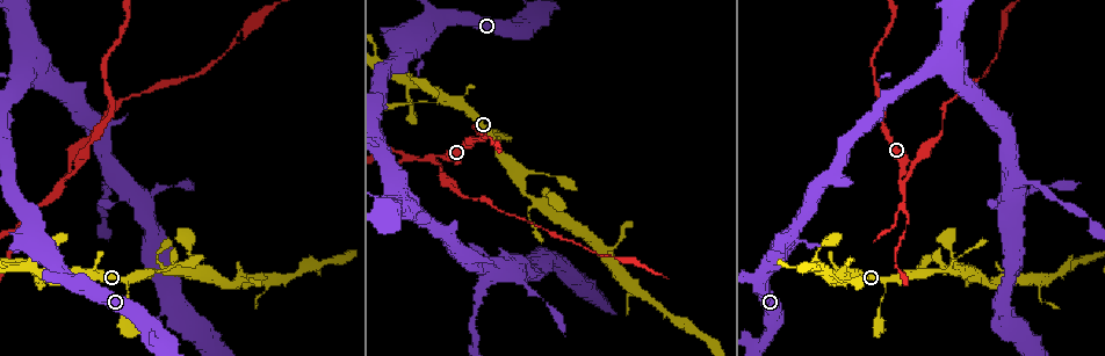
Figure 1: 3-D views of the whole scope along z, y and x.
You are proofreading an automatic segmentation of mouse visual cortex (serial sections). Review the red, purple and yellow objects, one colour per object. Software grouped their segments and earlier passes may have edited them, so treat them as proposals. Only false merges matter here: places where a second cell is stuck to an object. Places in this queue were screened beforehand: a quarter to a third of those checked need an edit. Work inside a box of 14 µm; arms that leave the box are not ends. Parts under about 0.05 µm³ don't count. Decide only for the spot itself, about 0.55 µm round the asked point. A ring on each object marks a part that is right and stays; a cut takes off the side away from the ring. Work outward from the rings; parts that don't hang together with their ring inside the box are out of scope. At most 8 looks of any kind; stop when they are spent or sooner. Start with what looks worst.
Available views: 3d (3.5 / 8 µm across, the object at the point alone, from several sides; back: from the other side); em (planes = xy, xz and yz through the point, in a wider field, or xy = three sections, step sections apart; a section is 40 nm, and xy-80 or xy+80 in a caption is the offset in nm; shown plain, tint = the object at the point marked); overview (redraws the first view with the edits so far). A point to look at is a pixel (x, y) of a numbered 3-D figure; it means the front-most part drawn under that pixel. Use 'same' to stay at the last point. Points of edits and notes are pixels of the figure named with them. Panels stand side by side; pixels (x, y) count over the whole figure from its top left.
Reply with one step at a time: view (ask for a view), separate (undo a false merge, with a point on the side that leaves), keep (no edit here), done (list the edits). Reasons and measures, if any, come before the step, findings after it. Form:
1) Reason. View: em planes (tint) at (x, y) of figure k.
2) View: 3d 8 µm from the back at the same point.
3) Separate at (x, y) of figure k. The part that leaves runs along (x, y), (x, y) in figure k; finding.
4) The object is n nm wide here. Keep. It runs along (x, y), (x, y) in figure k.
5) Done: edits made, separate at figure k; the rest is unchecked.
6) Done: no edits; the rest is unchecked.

Sharp bend. View: em planes (tint) at (432, 158) of figure 1.

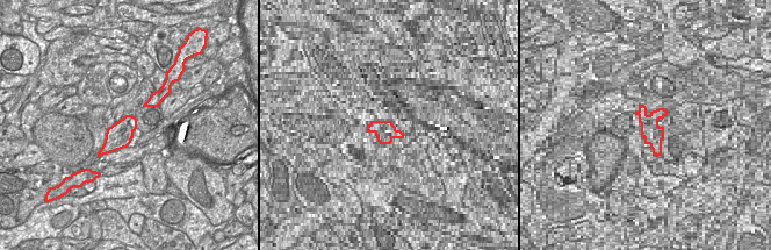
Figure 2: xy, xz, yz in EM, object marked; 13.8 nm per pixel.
View: 3d 3.5 µm at the same point.

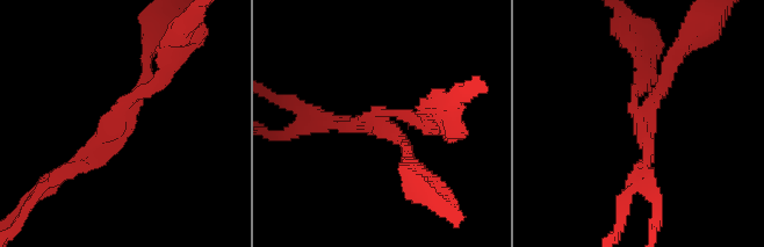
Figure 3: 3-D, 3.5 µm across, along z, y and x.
3 arms meet here; the arms are 200, 200, 200 nm wide. Separate at (620, 216) of figure 3. The part that leaves runs along (643, 110), (703, 21) in figure 3; two cells meet here.

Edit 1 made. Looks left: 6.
View: overview.

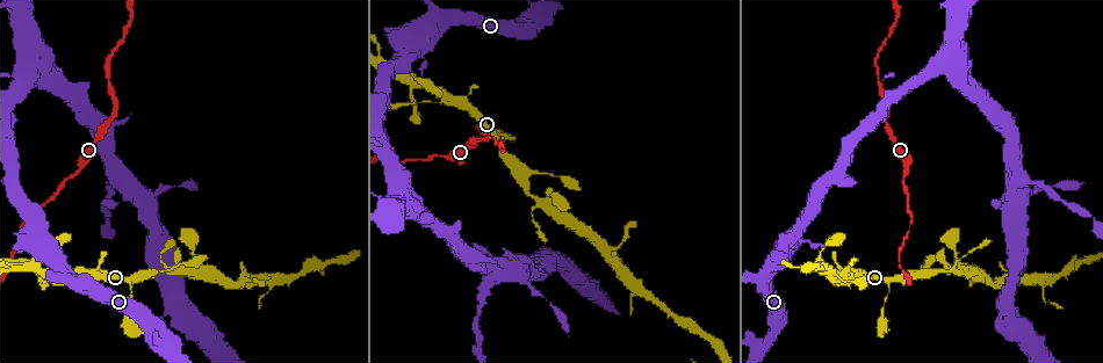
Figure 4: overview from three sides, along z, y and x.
Three-way junction. View: 3d 3.5 µm at (842, 276) of figure 4.

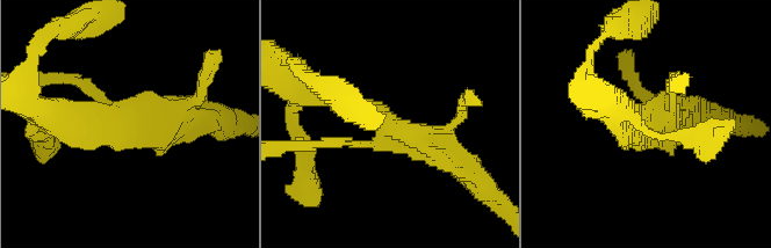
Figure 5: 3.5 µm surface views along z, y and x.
3 arms meet here; the arms are 150, 300, 350 nm wide; shape alone is not enough. View: em xy step 2 (tint) at (394, 126) of figure 5.

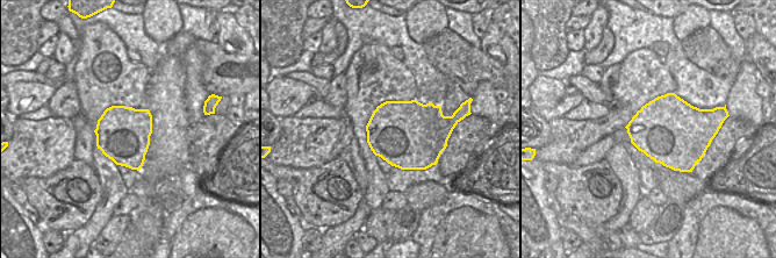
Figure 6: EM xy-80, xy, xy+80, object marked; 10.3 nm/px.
The object is 700 nm wide here. Keep. It runs along (462, 168), (376, 111), (326, 94) in figure 5; one cell here.

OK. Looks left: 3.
Calibre changes. View: 3d 3.5 µm at (883, 308) of figure 4.

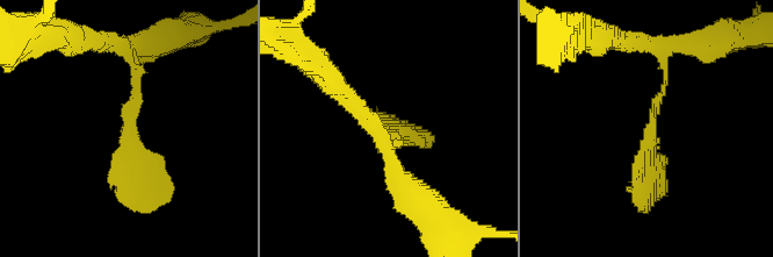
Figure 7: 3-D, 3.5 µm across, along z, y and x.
Shape alone is not enough. View: em xy step 2 (tint) at (654, 128) of figure 7.

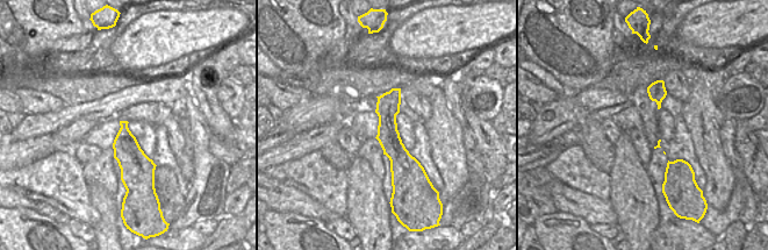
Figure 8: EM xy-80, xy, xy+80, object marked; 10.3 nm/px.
The object is 240 nm wide here. Keep. It runs along (665, 57), (650, 186), (641, 190) in figure 7; one cell here.

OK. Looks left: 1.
Done: edits made, separate at figure 3; the rest is unchecked.

